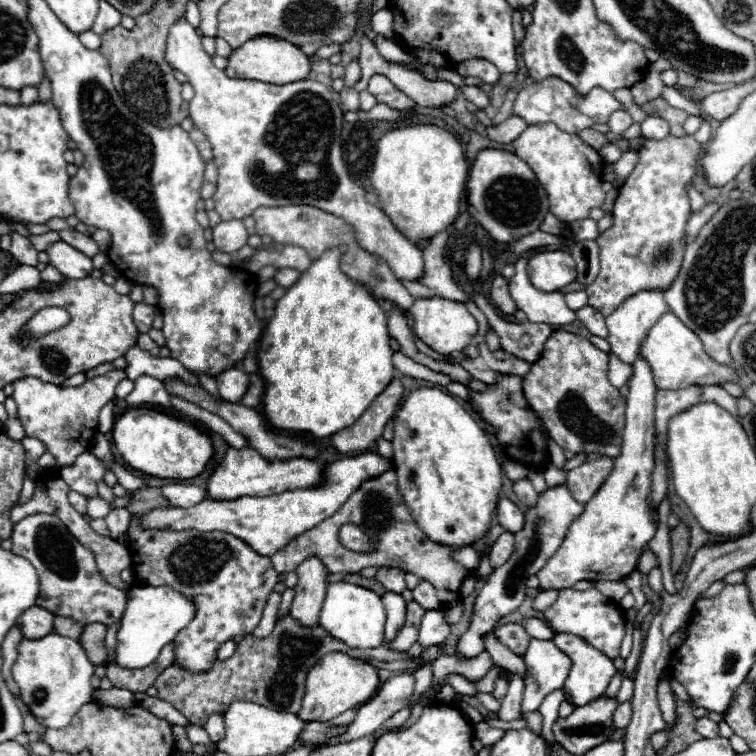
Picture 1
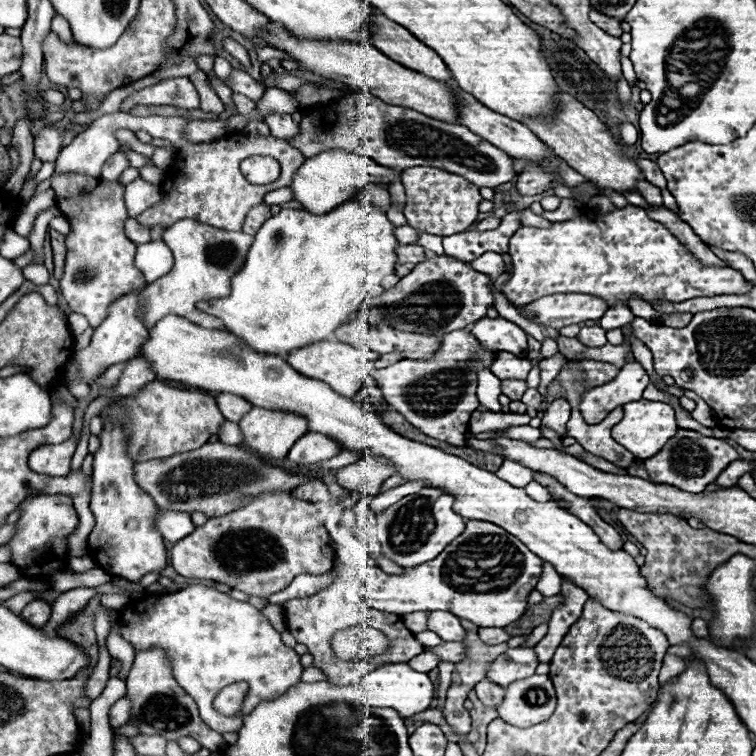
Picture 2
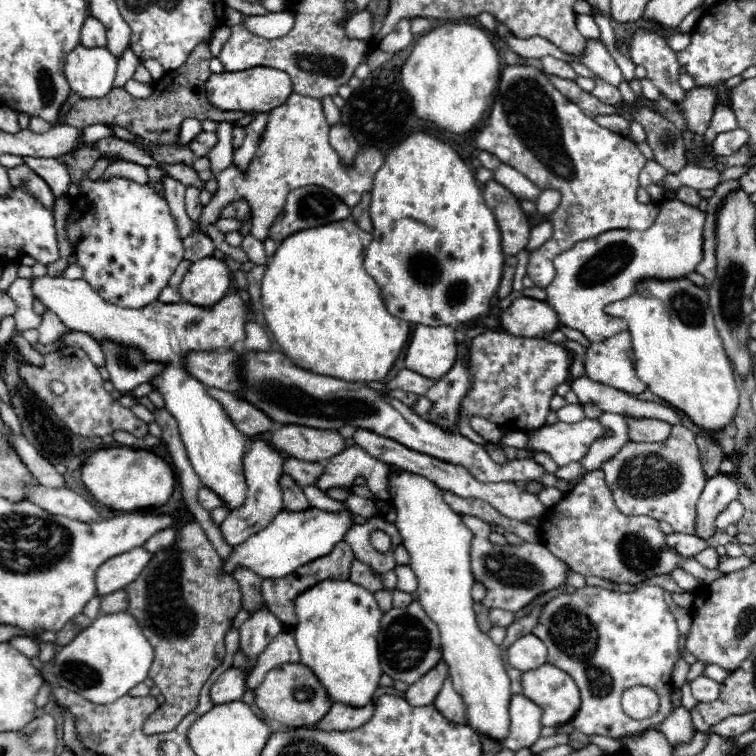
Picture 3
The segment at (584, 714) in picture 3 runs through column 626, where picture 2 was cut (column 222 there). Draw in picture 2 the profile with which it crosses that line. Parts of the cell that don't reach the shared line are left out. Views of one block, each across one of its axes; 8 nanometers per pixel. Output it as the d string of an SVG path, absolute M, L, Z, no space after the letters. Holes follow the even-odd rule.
M204 584L131 600L125 610L120 611L120 634L134 650L148 650L152 646L164 648L172 660L174 678L196 700L200 718L220 734L238 732L246 714L260 702L280 696L284 690L298 684L304 670L300 656L282 644L280 632L272 628L258 608ZM232 682L248 682L250 692L240 716L220 716L212 702L216 694Z

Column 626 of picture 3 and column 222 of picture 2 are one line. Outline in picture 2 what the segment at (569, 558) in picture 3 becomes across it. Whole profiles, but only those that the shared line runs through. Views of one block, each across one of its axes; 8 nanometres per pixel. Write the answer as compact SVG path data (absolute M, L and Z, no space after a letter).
M284 492L262 494L260 498L250 500L248 506L236 512L210 518L204 526L198 526L190 536L180 540L172 548L172 566L176 568L178 574L186 578L222 582L250 596L260 596L260 598L268 598L284 590L298 574L326 574L332 570L332 562L334 562L334 550L330 548L328 530L322 522L318 504L296 500L292 498L292 494Z

